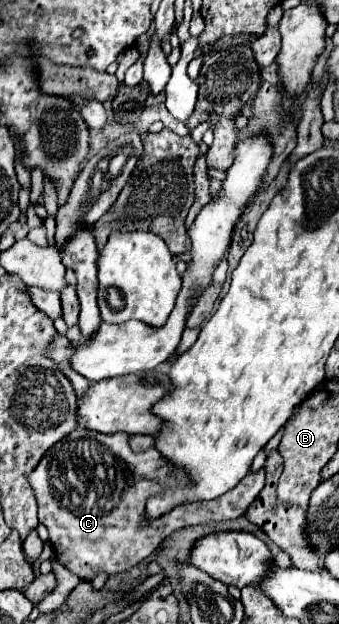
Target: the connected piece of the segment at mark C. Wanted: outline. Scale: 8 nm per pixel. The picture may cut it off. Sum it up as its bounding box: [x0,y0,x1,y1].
[29,427,265,581]

